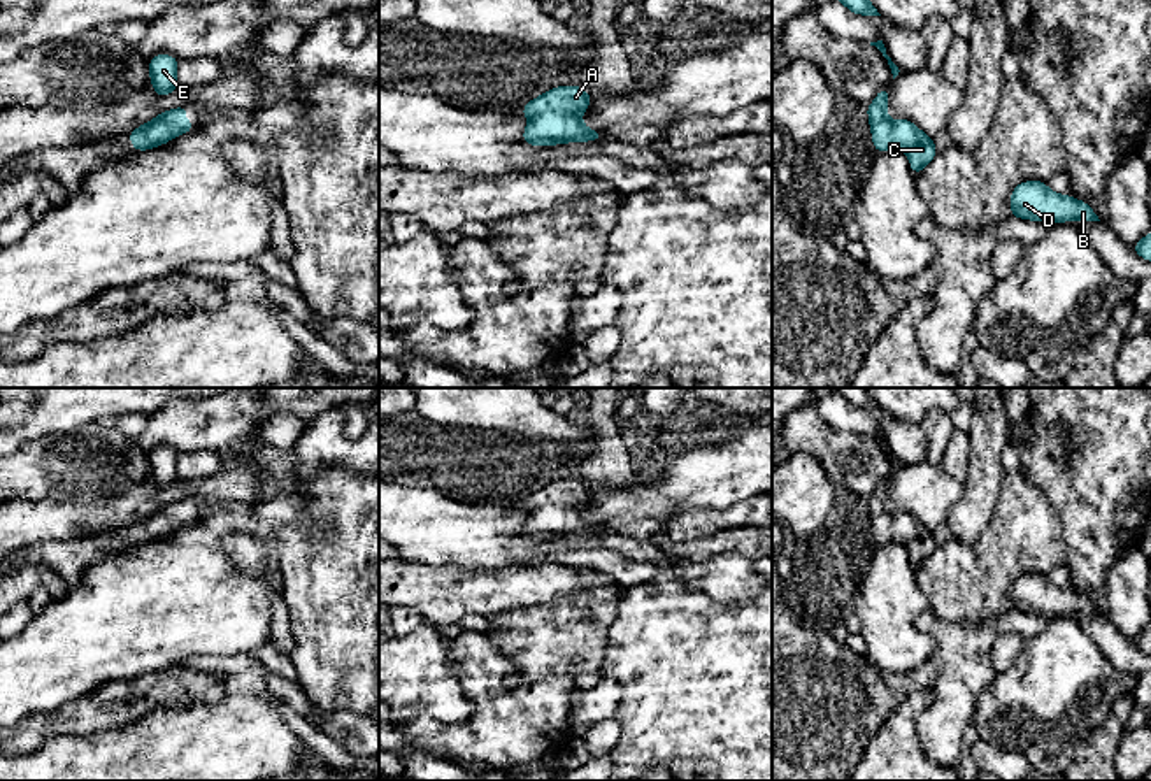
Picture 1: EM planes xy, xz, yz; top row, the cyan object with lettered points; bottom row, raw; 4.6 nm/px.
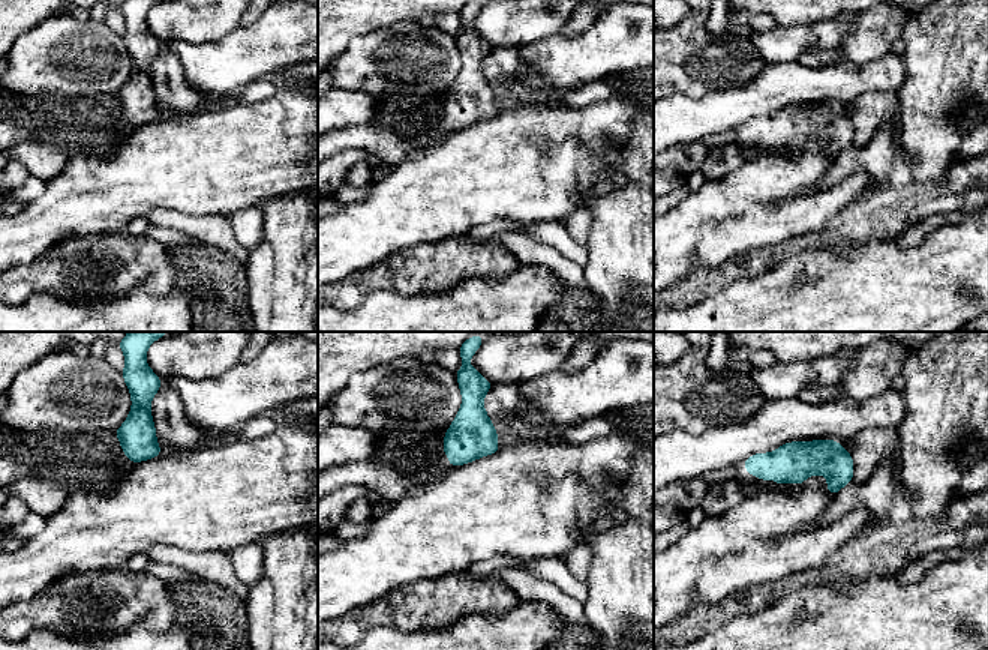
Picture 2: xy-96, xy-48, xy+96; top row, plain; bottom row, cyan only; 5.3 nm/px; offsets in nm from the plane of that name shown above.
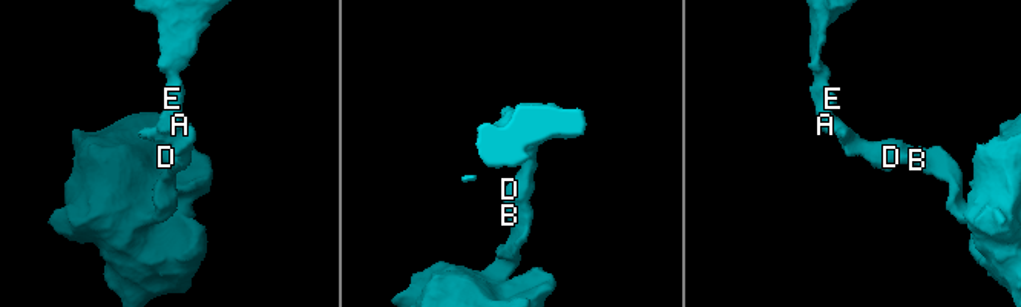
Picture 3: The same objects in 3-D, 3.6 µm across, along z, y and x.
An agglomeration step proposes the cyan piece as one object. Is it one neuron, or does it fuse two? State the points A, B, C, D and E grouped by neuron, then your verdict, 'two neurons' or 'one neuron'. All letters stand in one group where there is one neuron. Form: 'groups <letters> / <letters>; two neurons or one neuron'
groups A B C D E; one neuron

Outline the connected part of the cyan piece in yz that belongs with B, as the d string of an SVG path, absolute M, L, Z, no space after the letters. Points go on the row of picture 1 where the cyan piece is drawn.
M1042 181L1018 184L1011 195L1012 218L1032 221L1100 221L1086 202L1053 193Z

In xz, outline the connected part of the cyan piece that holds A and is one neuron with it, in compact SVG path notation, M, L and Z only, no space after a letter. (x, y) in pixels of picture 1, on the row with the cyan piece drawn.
M558 86L525 104L530 119L523 140L532 146L600 140L604 133L590 130L579 118L590 107L590 93L581 86Z

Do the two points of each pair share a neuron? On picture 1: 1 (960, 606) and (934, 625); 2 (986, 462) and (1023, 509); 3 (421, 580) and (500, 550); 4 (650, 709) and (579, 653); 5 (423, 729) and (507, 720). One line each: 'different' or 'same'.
1: different
2: different
3: different
4: different
5: same

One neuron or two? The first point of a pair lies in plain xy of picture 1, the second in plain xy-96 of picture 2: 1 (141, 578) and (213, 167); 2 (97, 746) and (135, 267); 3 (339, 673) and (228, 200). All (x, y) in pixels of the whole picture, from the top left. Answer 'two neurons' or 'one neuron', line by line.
1: one neuron
2: two neurons
3: two neurons

